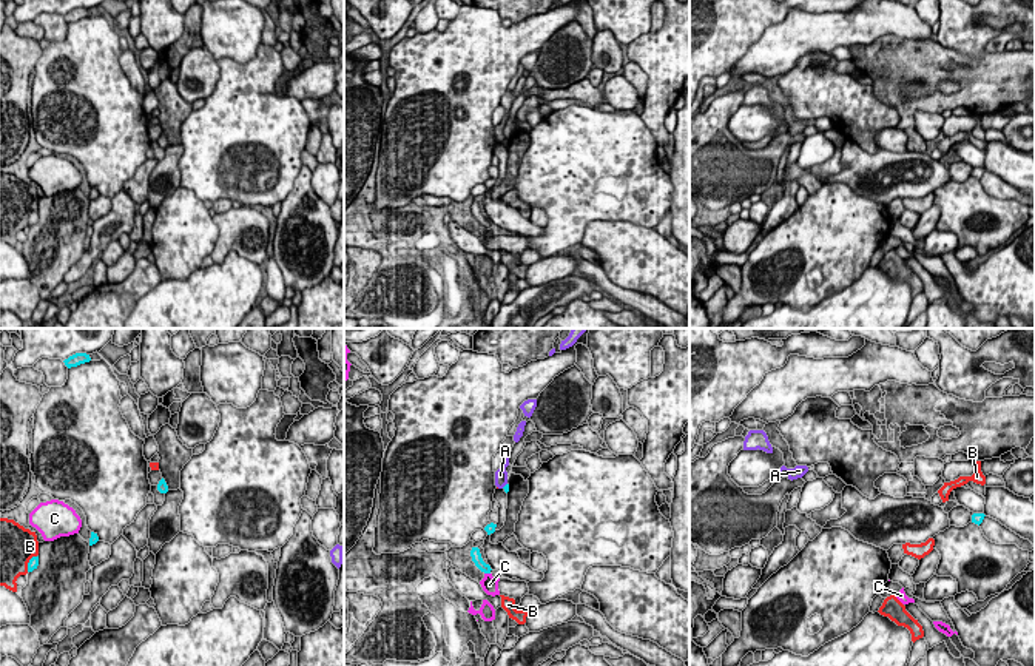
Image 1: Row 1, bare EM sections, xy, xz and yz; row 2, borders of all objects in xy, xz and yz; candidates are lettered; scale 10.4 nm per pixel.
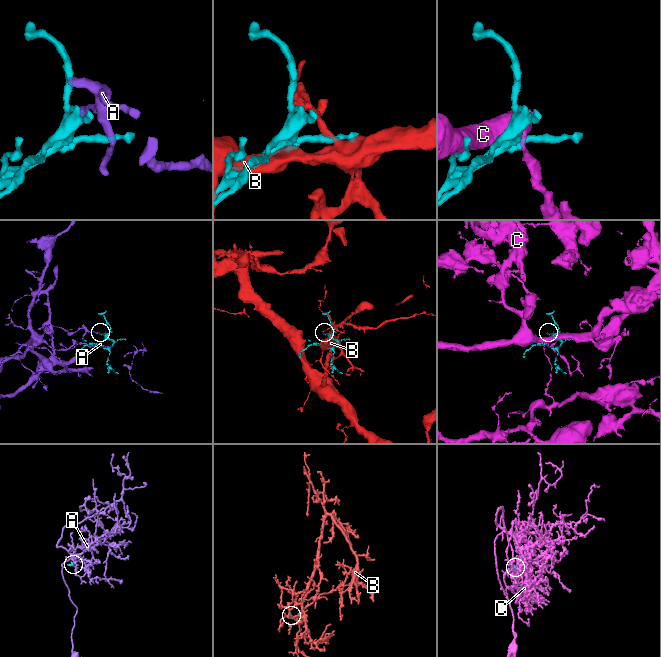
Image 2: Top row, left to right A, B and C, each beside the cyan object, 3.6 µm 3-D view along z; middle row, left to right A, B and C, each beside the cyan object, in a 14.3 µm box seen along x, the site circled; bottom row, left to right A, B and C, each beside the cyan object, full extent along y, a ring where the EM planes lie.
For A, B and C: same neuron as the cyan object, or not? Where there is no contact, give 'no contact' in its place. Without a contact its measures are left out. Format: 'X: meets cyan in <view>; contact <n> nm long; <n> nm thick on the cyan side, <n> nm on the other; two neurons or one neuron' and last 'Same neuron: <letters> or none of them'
A: meets cyan in xz; contact 80 nm long; 60 nm thick on the cyan side, 130 nm on the other; two neurons
B: meets cyan in xy; contact 200 nm long; 100 nm thick on the cyan side, 380 nm on the other; two neurons
C: meets cyan in xz; contact 70 nm long; 100 nm thick on the cyan side, 170 nm on the other; two neurons
Same neuron: none of them

